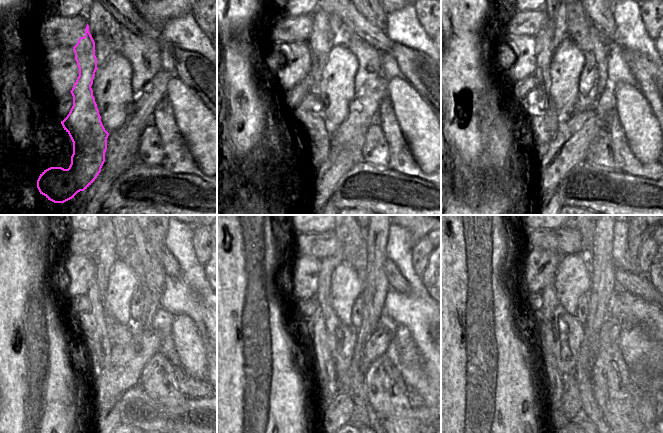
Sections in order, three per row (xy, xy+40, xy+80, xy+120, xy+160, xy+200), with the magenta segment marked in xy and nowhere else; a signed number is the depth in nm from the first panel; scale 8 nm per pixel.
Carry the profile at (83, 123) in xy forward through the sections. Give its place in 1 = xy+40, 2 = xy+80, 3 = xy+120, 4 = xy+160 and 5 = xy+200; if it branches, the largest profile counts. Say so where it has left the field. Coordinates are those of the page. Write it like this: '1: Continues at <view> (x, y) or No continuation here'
1: Continues at xy+40 (310, 113)
2: Continues at xy+80 (539, 110)
3: Continues at xy+120 (97, 345)
4: Continues at xy+160 (316, 329)
5: Continues at xy+200 (544, 333).

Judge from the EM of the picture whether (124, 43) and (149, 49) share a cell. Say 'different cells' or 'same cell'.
same cell

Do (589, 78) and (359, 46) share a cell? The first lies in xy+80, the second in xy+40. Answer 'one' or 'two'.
one

